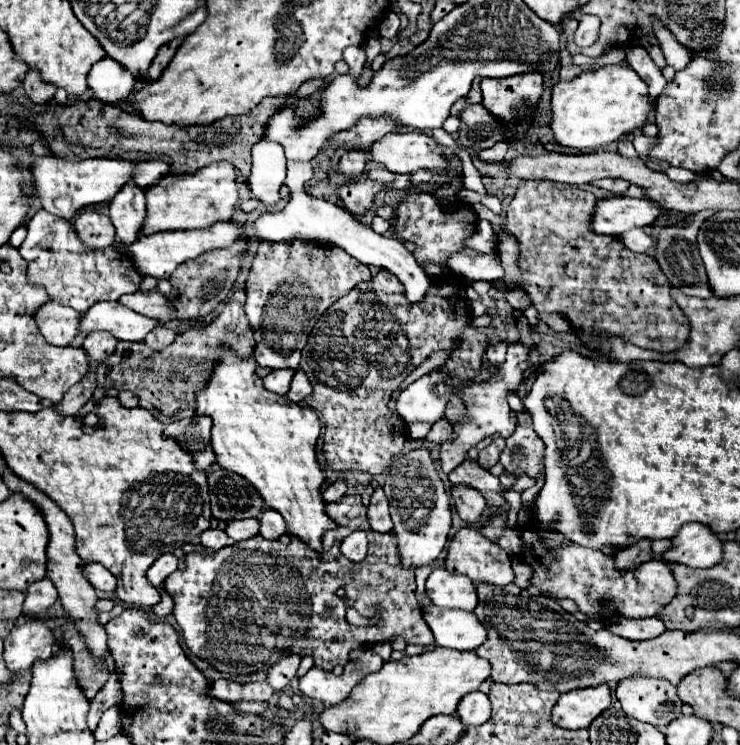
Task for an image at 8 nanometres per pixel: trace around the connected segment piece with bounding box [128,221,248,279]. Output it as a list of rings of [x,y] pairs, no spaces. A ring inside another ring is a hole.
[[[218,221],[214,223],[210,229],[190,229],[190,231],[164,231],[164,233],[154,233],[148,237],[138,237],[138,241],[134,241],[134,245],[130,245],[130,257],[136,265],[138,261],[138,271],[144,277],[154,277],[154,279],[168,279],[176,267],[184,261],[196,259],[198,255],[210,251],[210,249],[218,249],[218,247],[226,247],[226,245],[234,245],[234,241],[244,239],[248,233],[248,225],[244,223],[236,223],[236,221]]]

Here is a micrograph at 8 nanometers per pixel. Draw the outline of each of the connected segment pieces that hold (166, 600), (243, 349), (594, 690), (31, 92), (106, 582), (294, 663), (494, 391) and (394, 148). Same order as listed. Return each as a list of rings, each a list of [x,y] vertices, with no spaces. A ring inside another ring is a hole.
[[[162,589],[160,591],[160,603],[156,603],[154,607],[152,607],[152,611],[158,615],[158,617],[166,617],[170,611],[172,611],[172,599],[170,599],[170,595],[166,595],[166,591]]]
[[[232,289],[228,301],[224,301],[222,313],[212,323],[178,333],[176,341],[162,351],[152,351],[142,341],[138,343],[120,341],[118,349],[96,367],[98,387],[116,387],[136,393],[140,399],[140,407],[148,409],[164,425],[184,417],[192,417],[194,409],[186,411],[186,407],[188,405],[194,407],[192,397],[206,385],[210,365],[218,359],[218,347],[226,343],[232,349],[236,349],[238,355],[242,357],[252,355],[254,337],[242,309],[244,301],[246,301],[244,289]]]
[[[606,685],[576,689],[560,695],[552,709],[552,721],[562,729],[586,729],[608,707],[610,689]]]
[[[30,71],[24,79],[24,89],[26,95],[34,101],[34,103],[48,103],[54,93],[56,93],[56,85],[46,85],[46,81],[42,81],[42,77],[38,77],[38,73]]]
[[[86,563],[84,575],[94,585],[94,589],[100,589],[104,593],[112,593],[116,589],[116,577],[100,563]]]
[[[290,655],[290,657],[278,661],[276,665],[272,665],[266,671],[266,683],[270,683],[274,691],[282,691],[296,677],[298,665],[300,665],[300,655]]]
[[[512,343],[508,347],[508,355],[506,361],[498,367],[498,373],[492,375],[488,381],[480,381],[480,383],[470,383],[466,387],[460,389],[460,397],[464,399],[466,407],[468,407],[468,415],[460,421],[454,423],[454,439],[450,441],[450,445],[442,445],[440,447],[440,457],[438,457],[438,465],[440,469],[448,475],[456,465],[460,465],[464,461],[464,457],[468,455],[468,449],[472,445],[478,445],[484,437],[500,433],[500,437],[510,437],[514,433],[516,427],[516,413],[508,407],[506,403],[506,393],[508,391],[516,391],[518,385],[522,383],[526,371],[530,369],[530,361],[528,361],[528,347],[522,343]]]
[[[410,131],[388,133],[370,147],[370,159],[394,173],[416,173],[418,169],[442,169],[446,161],[434,137]]]

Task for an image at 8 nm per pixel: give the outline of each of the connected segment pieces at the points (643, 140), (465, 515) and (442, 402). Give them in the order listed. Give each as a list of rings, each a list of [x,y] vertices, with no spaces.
[[[642,134],[634,137],[632,143],[640,155],[646,156],[649,150],[658,143],[658,137],[647,137]]]
[[[452,485],[450,493],[452,493],[452,499],[454,499],[460,519],[466,523],[478,521],[478,517],[482,515],[482,511],[486,507],[482,493],[478,493],[476,489],[470,489],[468,485]]]
[[[430,371],[398,395],[396,413],[406,425],[416,421],[432,425],[444,417],[452,389],[452,377],[448,373]]]

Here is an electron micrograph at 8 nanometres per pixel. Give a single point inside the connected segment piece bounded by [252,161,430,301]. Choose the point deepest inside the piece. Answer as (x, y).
(307, 217)

